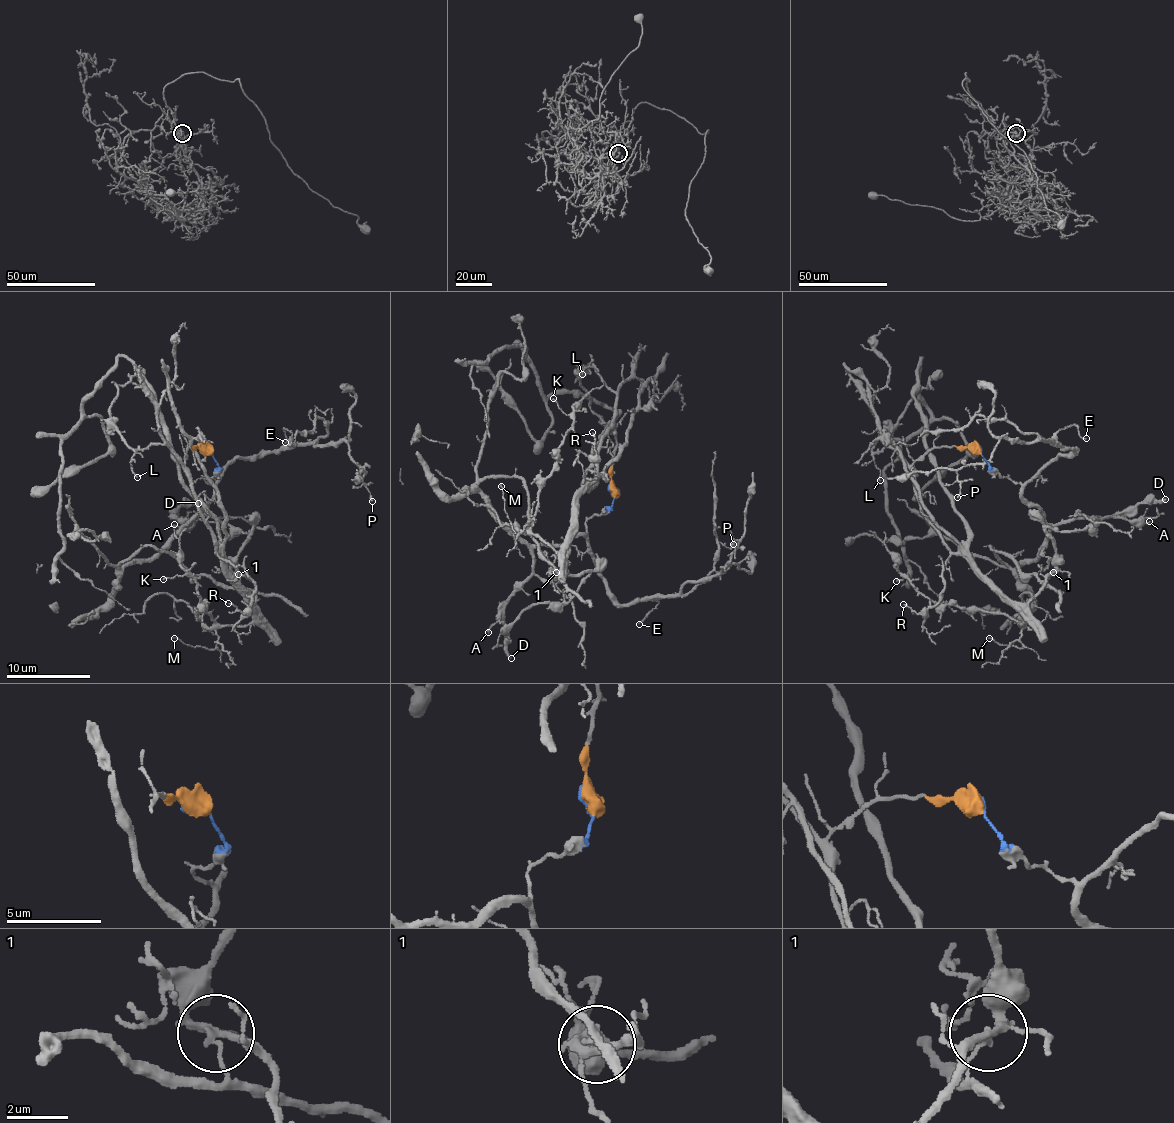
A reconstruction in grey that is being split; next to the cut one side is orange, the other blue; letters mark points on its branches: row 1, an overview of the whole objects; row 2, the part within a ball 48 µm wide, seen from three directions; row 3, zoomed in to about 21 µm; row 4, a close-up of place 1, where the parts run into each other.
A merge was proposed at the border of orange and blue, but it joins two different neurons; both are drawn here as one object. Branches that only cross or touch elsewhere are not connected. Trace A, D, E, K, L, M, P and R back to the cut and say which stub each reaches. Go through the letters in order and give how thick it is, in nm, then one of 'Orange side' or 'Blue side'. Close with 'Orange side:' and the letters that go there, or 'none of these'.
A: Thickness 140 nm. Orange side
D: Thickness 200 nm. Blue side
E: Thickness 110 nm. Blue side
K: Thickness 120 nm. Orange side
L: Thickness 110 nm. Orange side
M: Thickness 100 nm. Orange side
P: Thickness 120 nm. Blue side
R: Thickness 120 nm. Orange side
Orange side: A, K, L, M, R

